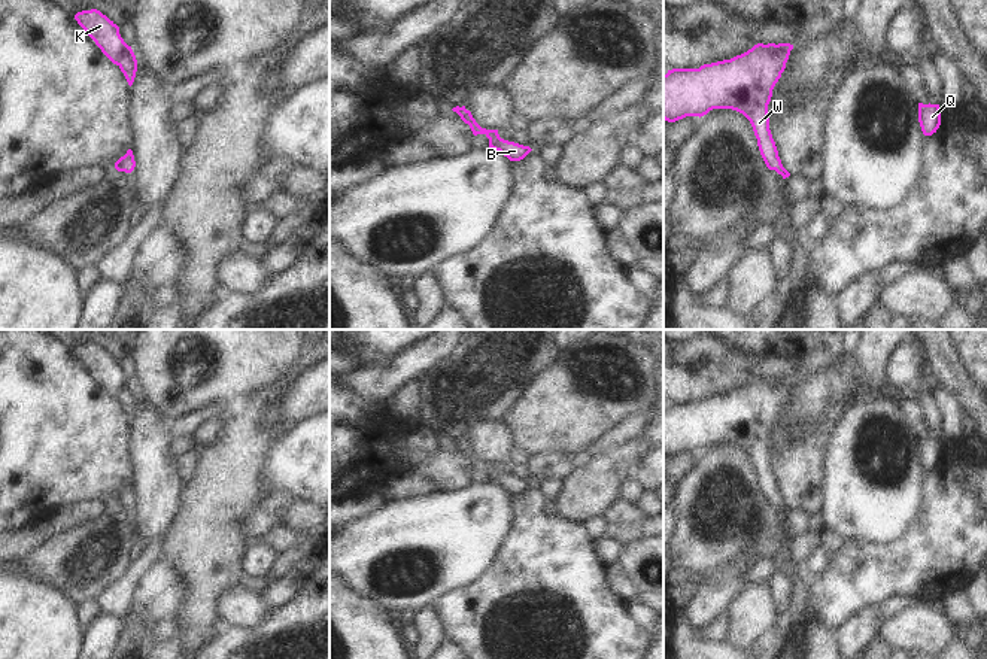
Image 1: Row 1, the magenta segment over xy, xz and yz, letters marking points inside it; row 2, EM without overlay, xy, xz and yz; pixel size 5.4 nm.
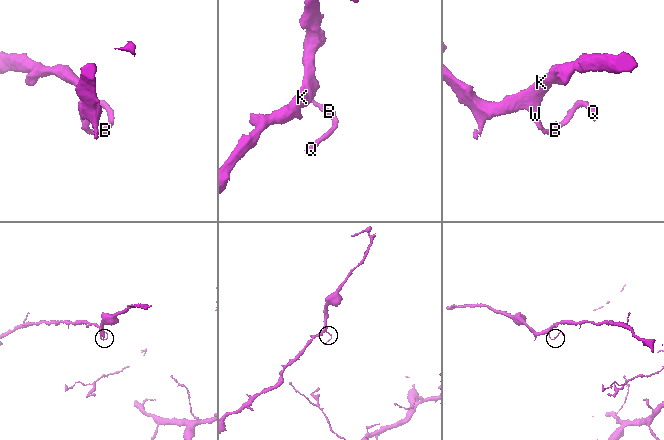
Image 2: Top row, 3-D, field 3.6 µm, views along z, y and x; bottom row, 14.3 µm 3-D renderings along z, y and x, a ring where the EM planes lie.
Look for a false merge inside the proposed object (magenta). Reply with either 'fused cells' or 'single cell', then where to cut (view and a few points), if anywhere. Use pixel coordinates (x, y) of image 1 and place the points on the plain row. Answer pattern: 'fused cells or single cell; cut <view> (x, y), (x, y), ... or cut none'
single cell; cut none

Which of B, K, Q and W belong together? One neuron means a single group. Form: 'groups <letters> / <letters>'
groups B K Q W

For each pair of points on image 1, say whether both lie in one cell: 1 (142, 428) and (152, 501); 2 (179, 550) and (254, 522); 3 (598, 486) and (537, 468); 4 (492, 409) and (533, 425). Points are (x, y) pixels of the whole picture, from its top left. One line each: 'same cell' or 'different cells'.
1: same cell
2: different cells
3: different cells
4: different cells

